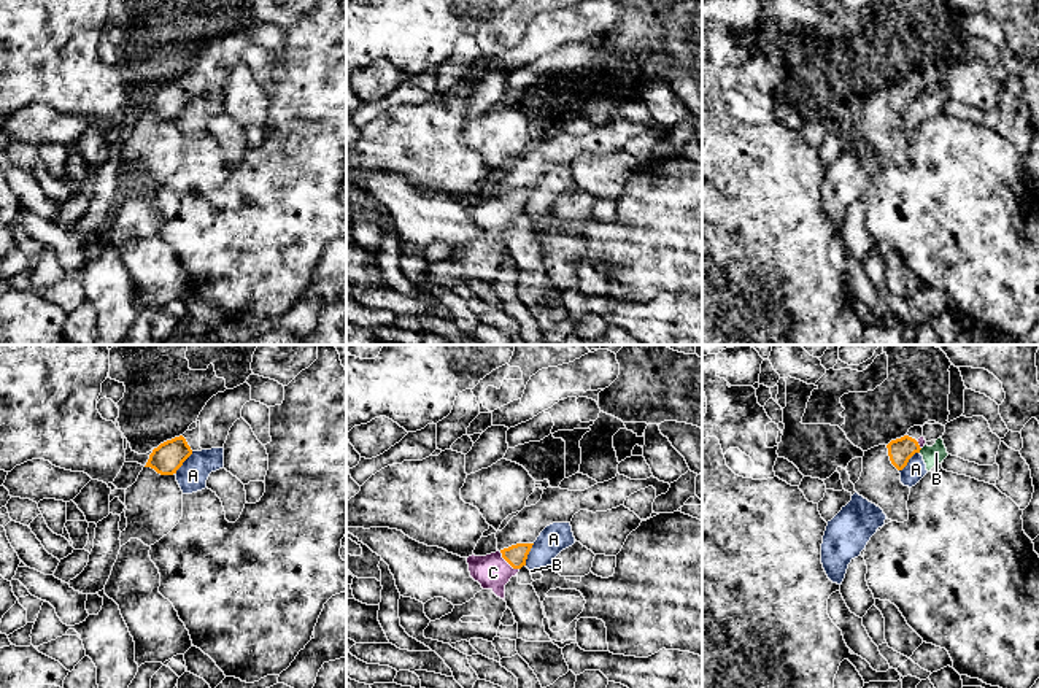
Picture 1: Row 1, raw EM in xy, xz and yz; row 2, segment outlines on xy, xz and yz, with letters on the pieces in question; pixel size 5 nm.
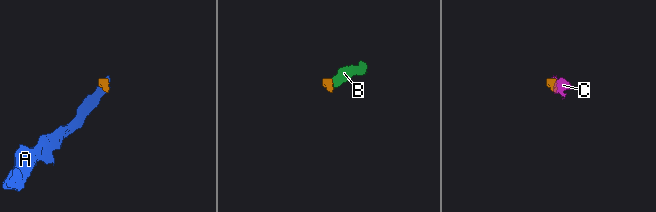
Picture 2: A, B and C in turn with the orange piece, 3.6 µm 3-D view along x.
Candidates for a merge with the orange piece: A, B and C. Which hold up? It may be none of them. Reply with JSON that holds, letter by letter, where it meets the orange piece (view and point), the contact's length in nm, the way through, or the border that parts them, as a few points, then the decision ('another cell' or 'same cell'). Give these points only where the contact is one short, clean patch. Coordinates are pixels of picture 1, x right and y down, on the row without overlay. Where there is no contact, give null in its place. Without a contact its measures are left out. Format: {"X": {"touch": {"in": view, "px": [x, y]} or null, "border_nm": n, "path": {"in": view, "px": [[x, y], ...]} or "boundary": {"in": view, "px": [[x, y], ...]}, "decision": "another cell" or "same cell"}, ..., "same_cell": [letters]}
{"A": {"touch": {"in": "yz", "px": [907, 105]}, "border_nm": 140, "boundary": {"in": "yz", "px": [[919, 96], [899, 115]]}, "decision": "another cell"}, "B": {"touch": {"in": "yz", "px": [920, 92]}, "border_nm": 30, "boundary": {"in": "yz", "px": [[922, 92], [919, 96]]}, "decision": "another cell"}, "C": {"touch": {"in": "xz", "px": [509, 207]}, "border_nm": 140, "path": {"in": "xz", "px": [[515, 199], [509, 207], [493, 216]]}, "decision": "same cell"}, "same_cell": ["C"]}

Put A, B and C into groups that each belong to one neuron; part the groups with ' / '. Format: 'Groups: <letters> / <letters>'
Groups: A B / C

